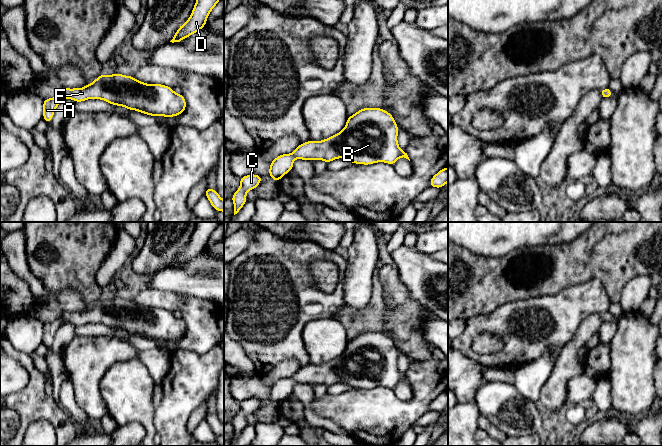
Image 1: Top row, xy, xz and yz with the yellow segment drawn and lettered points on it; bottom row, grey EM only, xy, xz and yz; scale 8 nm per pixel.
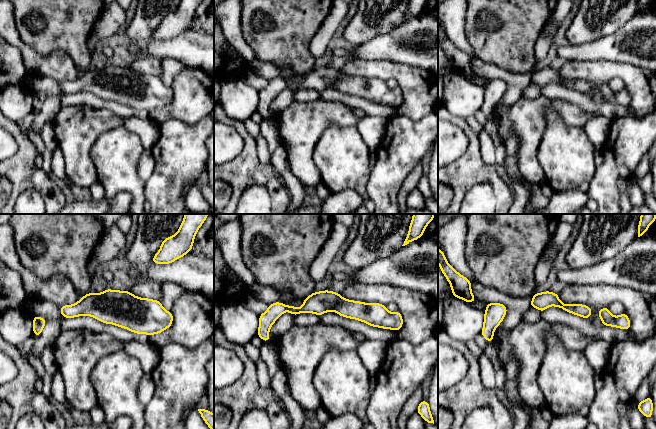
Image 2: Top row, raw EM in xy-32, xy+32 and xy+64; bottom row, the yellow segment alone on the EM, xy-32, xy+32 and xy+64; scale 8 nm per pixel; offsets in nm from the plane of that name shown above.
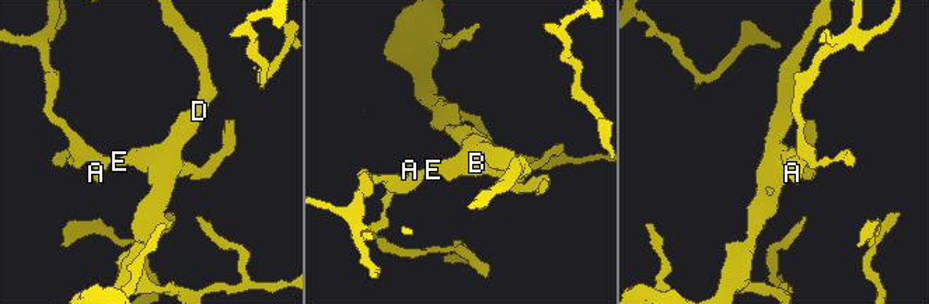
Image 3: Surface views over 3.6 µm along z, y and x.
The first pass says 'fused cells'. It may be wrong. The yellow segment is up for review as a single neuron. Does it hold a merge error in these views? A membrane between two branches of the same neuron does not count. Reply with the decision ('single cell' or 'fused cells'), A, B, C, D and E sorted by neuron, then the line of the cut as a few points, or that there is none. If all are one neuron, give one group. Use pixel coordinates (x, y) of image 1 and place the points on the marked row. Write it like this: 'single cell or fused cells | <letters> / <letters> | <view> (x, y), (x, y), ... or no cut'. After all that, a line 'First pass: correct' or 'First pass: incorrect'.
single cell | A B C D E | no cut
First pass: incorrect

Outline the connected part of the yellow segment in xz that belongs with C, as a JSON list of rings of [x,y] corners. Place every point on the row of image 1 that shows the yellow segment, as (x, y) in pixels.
[[[250,174],[240,178],[240,187],[234,192],[231,198],[234,203],[234,215],[237,214],[247,202],[246,192],[254,190],[261,181],[262,177],[256,174]]]

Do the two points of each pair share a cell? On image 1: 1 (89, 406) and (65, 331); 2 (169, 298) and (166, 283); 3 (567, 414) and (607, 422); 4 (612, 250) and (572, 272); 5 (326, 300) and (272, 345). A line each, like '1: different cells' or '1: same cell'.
1: different cells
2: different cells
3: different cells
4: same cell
5: same cell

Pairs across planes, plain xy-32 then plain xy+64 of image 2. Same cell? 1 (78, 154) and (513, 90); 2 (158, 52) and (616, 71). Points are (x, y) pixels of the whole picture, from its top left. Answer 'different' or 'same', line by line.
1: different
2: different

